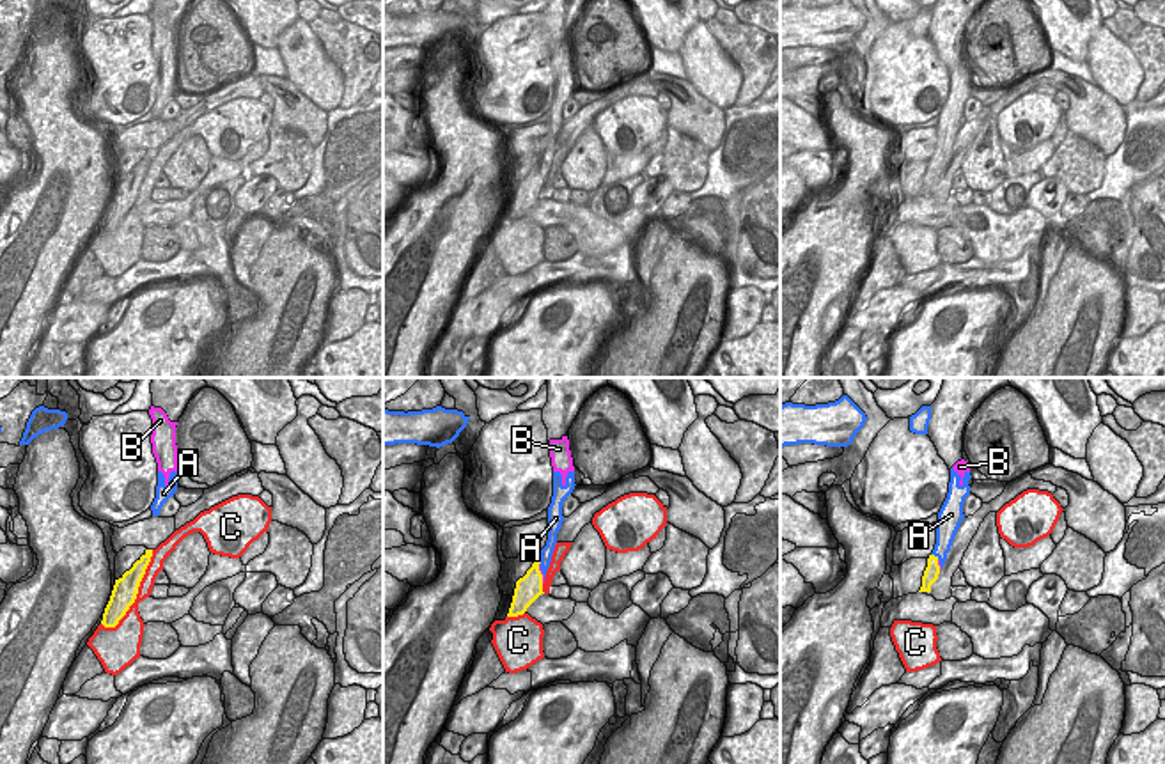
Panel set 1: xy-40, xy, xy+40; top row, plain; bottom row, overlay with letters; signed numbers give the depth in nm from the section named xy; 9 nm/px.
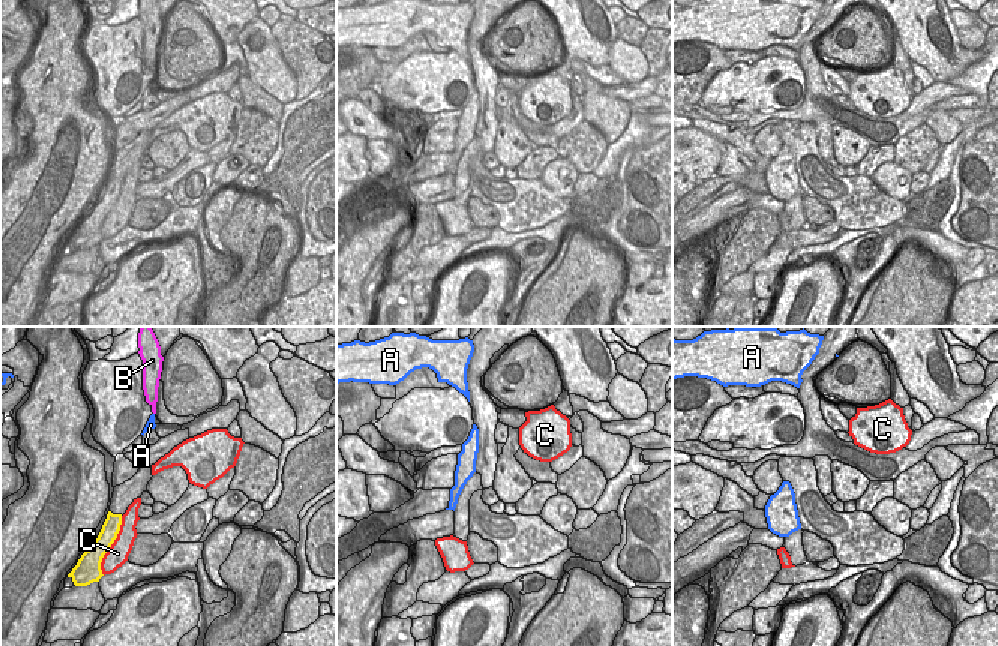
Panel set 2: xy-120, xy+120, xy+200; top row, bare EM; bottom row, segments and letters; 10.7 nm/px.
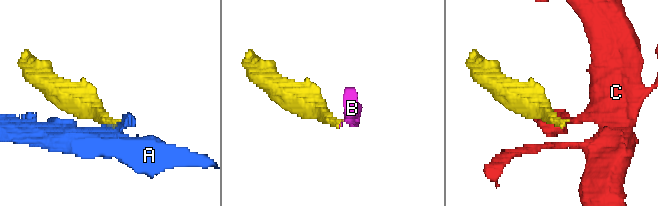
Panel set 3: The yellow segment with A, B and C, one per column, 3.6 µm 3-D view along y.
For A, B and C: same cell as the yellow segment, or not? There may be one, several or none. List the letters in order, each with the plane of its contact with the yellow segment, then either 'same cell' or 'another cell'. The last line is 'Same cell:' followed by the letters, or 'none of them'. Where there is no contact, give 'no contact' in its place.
A: contact in xy; another cell
B: contact in xy; same cell
C: contact in xy-40; another cell
Same cell: B

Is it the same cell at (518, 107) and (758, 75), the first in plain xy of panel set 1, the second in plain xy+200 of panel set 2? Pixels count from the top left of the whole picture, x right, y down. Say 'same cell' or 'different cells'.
same cell

